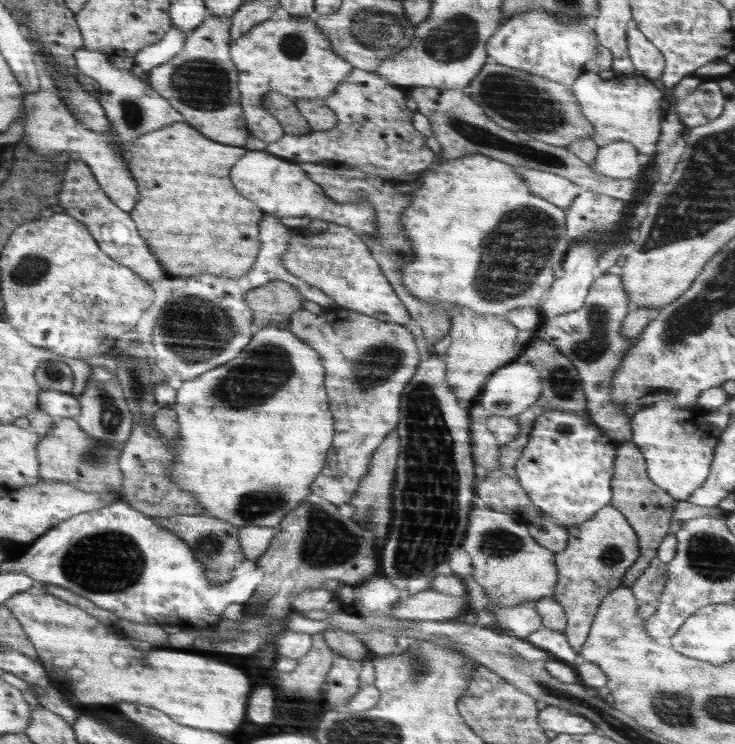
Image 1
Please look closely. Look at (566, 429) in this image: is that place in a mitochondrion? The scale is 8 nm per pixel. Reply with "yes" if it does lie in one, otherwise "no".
yes

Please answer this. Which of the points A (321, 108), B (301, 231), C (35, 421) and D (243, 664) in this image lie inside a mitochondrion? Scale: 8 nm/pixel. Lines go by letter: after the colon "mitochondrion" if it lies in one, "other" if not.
A: other
B: other
C: other
D: other

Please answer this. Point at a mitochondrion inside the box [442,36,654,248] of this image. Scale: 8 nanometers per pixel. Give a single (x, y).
(519, 100)

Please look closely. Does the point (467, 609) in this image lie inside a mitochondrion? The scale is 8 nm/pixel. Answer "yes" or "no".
no

